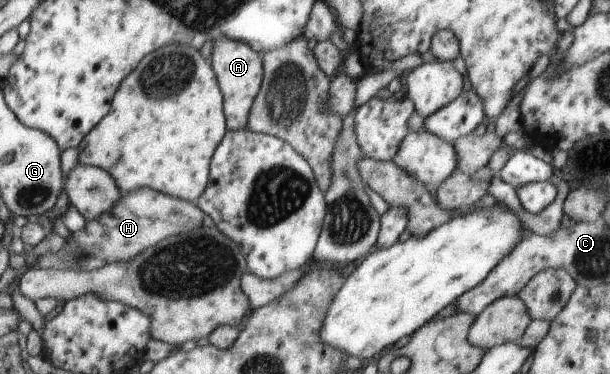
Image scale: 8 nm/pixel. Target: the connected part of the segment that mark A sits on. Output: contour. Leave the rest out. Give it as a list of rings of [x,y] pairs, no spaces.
[[[220,38],[220,40],[214,41],[211,65],[223,94],[223,110],[228,131],[247,128],[250,108],[252,108],[263,79],[261,56],[261,54],[254,52],[250,45],[242,41],[230,40],[230,38]]]

